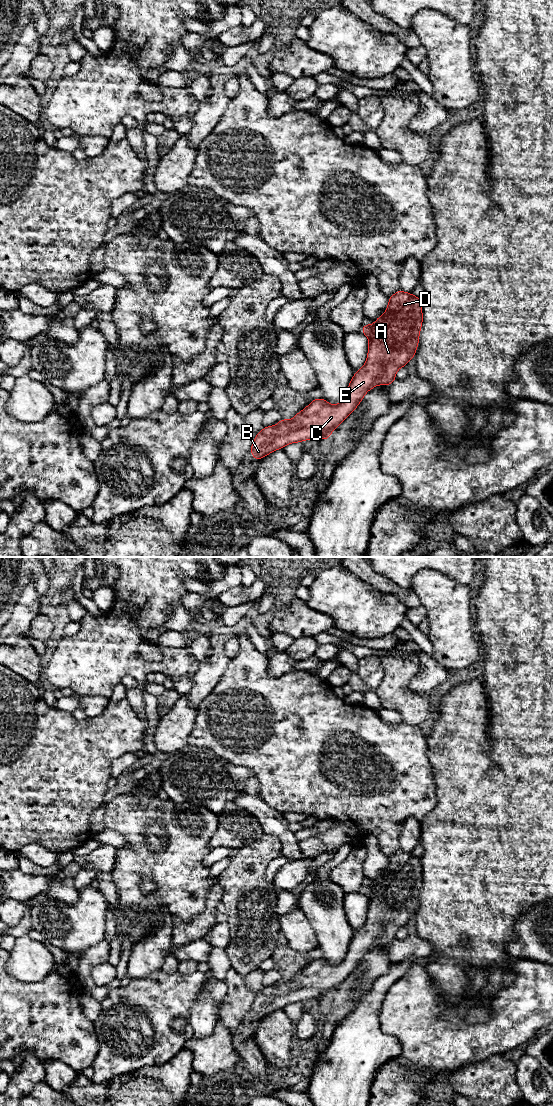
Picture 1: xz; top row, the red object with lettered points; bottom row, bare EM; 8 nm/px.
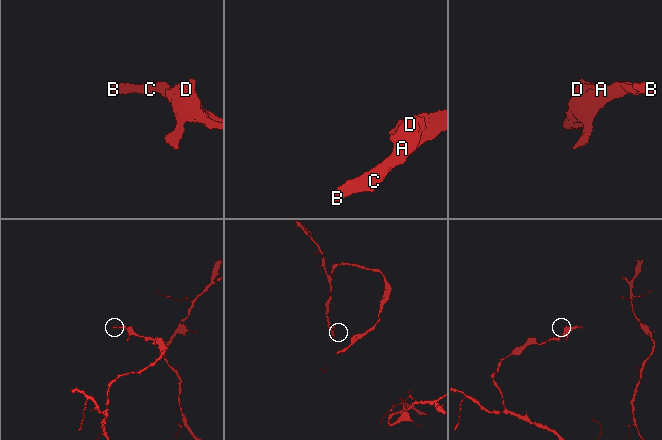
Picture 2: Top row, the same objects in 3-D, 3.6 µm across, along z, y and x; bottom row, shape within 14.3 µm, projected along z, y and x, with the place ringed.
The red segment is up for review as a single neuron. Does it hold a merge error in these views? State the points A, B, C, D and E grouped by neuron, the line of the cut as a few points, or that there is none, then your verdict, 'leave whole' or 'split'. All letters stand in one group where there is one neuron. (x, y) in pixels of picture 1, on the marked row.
A B C D E | no cut | leave whole

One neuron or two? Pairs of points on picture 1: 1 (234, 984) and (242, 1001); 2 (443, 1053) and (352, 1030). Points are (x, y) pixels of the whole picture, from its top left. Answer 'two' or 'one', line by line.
1: one
2: two

